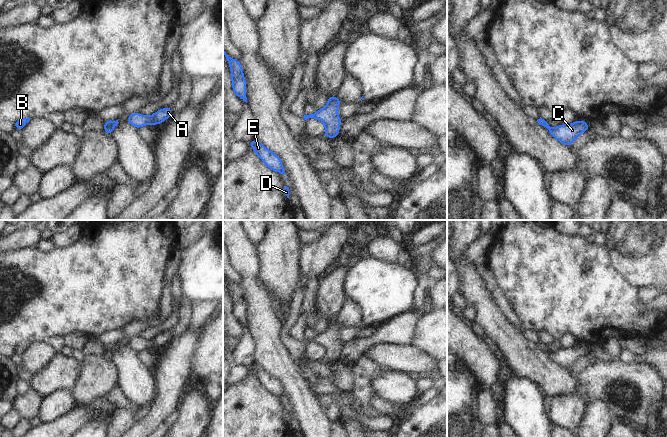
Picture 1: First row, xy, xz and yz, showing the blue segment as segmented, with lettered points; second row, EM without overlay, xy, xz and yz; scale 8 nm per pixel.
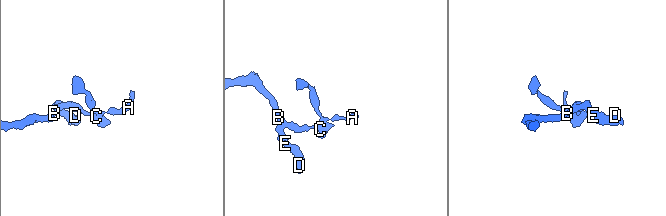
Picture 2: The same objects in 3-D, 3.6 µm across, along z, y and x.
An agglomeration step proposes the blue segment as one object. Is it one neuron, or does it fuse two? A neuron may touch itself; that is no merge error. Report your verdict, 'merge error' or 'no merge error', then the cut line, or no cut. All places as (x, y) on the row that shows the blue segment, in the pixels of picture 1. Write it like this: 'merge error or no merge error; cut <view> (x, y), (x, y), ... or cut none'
merge error; cut xy (104, 127), (109, 127), (112, 130)

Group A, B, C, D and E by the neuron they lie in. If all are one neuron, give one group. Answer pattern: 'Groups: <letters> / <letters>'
Groups: A / B C D E.

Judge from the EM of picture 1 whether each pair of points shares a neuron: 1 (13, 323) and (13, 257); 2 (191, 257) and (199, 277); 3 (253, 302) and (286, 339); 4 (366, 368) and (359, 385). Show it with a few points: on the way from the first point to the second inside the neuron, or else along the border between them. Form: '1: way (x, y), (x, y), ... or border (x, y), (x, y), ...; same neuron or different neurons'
1: way (29, 306), (43, 292), (42, 283), (30, 274); same neuron
2: way (196, 262), (199, 265), (199, 272); same neuron
3: border (280, 324), (279, 340), (288, 352); different neurons
4: way (363, 372), (362, 381); same neuron

